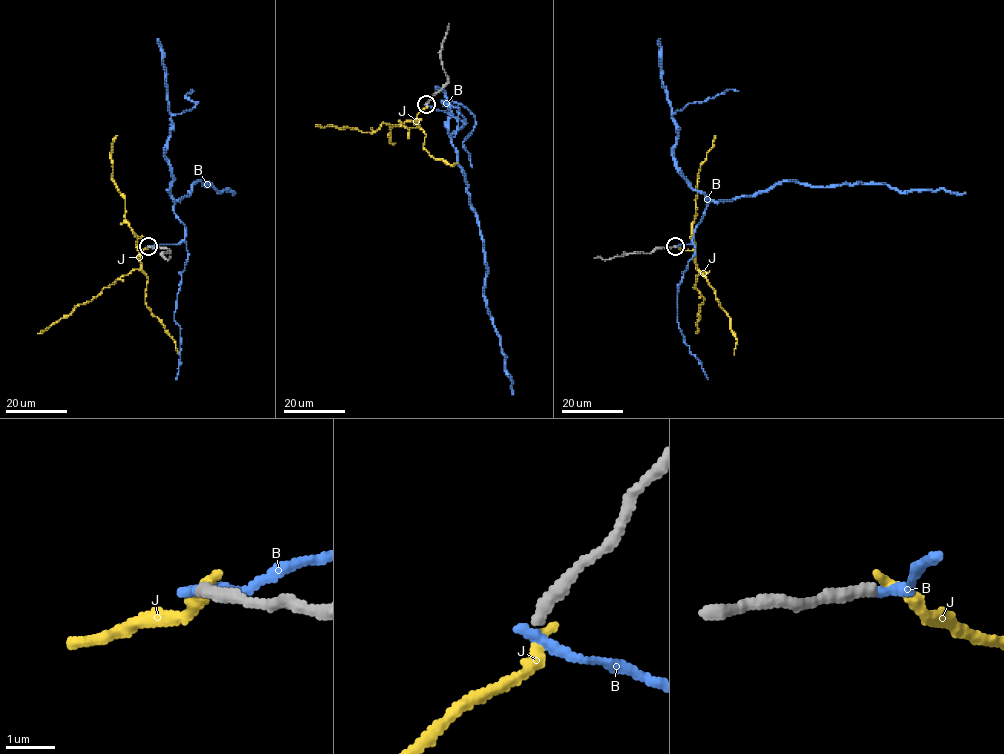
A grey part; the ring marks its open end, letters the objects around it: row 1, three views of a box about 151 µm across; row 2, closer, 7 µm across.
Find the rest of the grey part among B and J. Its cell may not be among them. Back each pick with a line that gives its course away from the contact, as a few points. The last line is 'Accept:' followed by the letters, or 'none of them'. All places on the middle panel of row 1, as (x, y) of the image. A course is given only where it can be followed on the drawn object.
J: it runs (427, 104), (417, 115), (418, 125), (415, 128), (382, 123), (375, 132), (363, 132), (348, 127), (316, 125)
Accept: J

